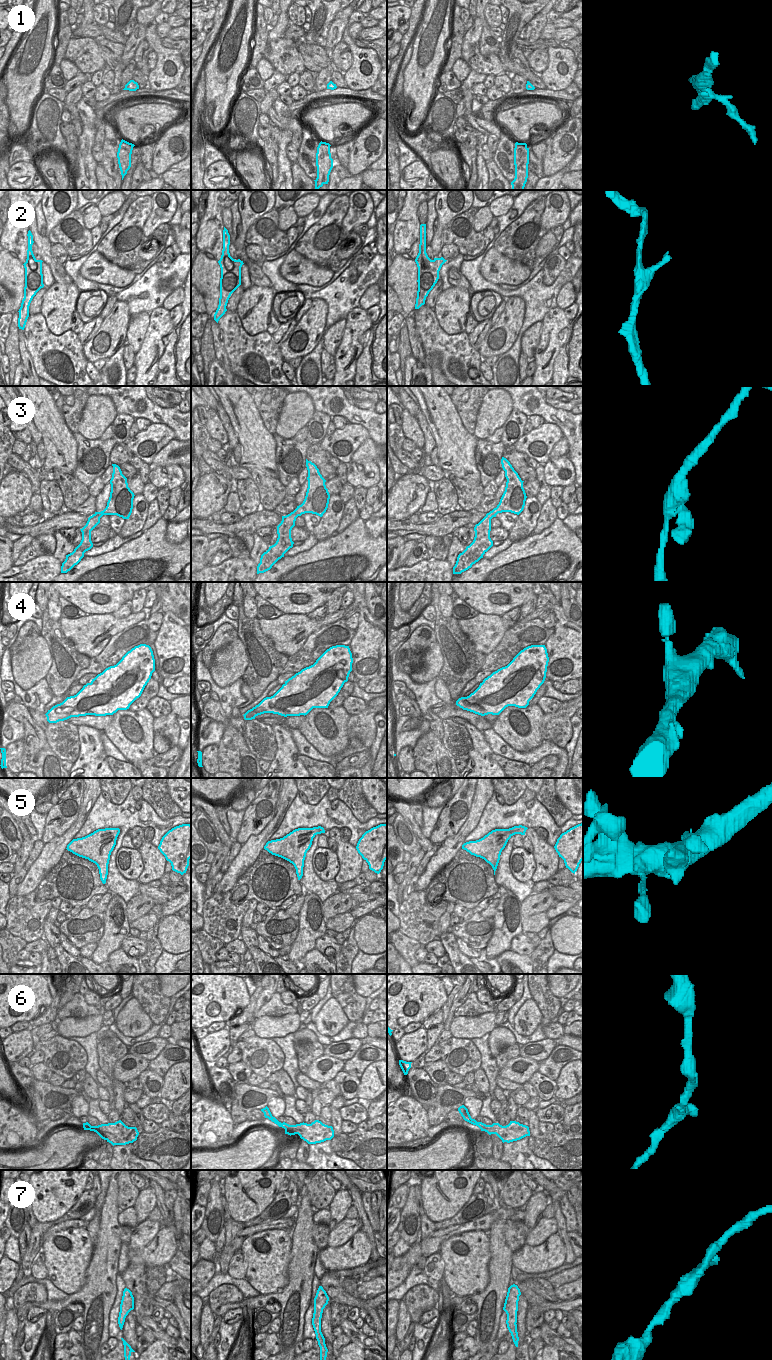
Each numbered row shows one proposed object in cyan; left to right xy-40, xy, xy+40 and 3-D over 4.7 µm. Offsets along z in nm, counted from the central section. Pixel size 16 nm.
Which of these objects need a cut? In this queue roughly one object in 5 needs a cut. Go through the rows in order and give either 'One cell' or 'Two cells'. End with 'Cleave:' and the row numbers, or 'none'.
1: One cell
2: One cell
3: One cell
4: One cell
5: One cell
6: One cell
7: One cell
Cleave: none

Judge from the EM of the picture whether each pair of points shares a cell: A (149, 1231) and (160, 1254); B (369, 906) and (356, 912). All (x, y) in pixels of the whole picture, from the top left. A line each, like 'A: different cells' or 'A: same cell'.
A: different cells
B: same cell

